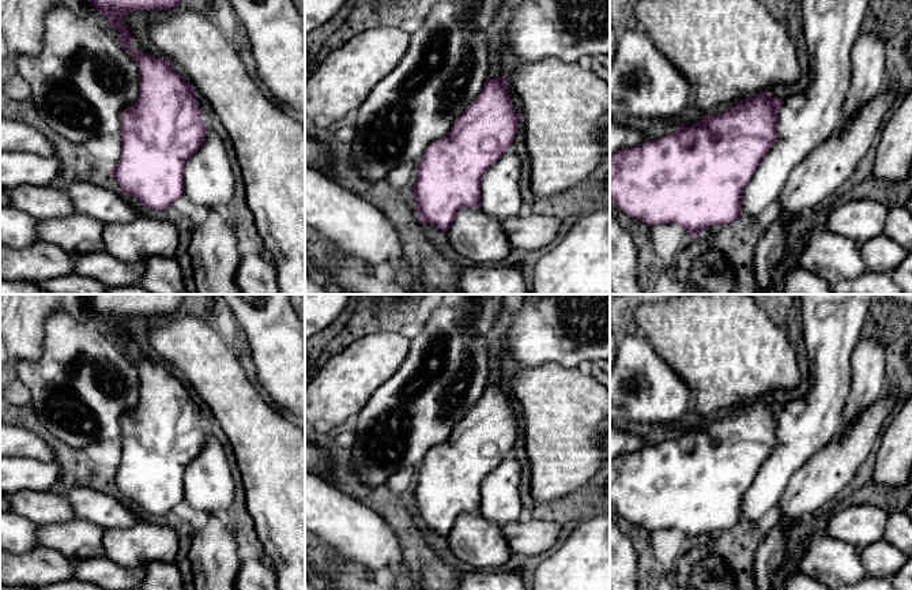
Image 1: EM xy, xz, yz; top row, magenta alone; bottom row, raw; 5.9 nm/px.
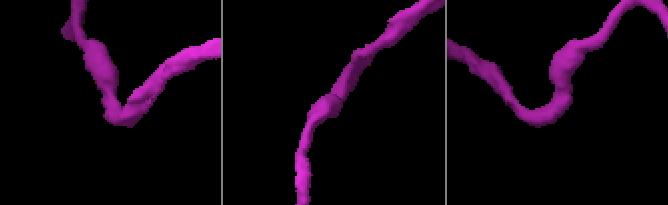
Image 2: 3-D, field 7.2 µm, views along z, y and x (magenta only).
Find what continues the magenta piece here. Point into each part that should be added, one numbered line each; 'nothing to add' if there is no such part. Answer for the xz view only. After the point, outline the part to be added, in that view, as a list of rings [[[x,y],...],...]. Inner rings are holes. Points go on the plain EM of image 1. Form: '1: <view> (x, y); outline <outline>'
1: xz (500, 493); outline [[[505,458],[482,482],[481,501],[485,518],[504,526],[525,516],[521,503],[521,462]]]

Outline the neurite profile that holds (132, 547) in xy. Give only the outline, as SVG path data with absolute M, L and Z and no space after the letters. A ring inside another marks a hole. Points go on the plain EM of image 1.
M139 522L131 527L103 531L103 555L124 567L144 567L150 561L174 561L180 541L174 526Z

